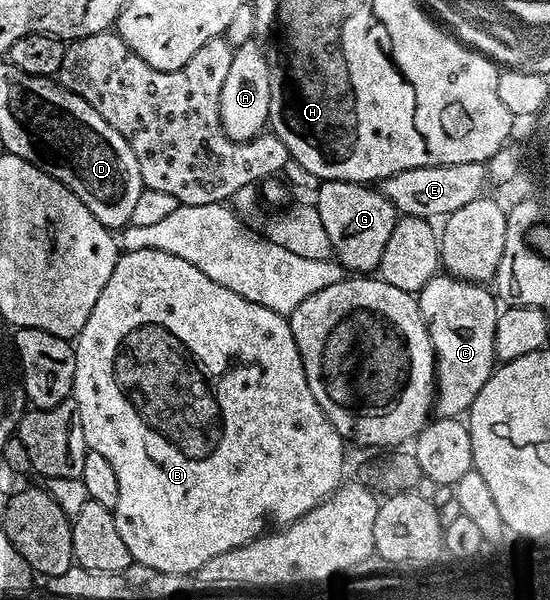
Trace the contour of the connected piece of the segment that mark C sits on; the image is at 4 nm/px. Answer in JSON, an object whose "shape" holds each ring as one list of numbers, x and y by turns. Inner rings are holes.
{"shape":[[438,274,430,278,430,282,426,282,426,286,422,286,418,293,420,313,428,327,436,355,434,412,439,419,455,420,463,417,497,367,494,326,498,300,486,289,484,284,473,284,470,280]]}

